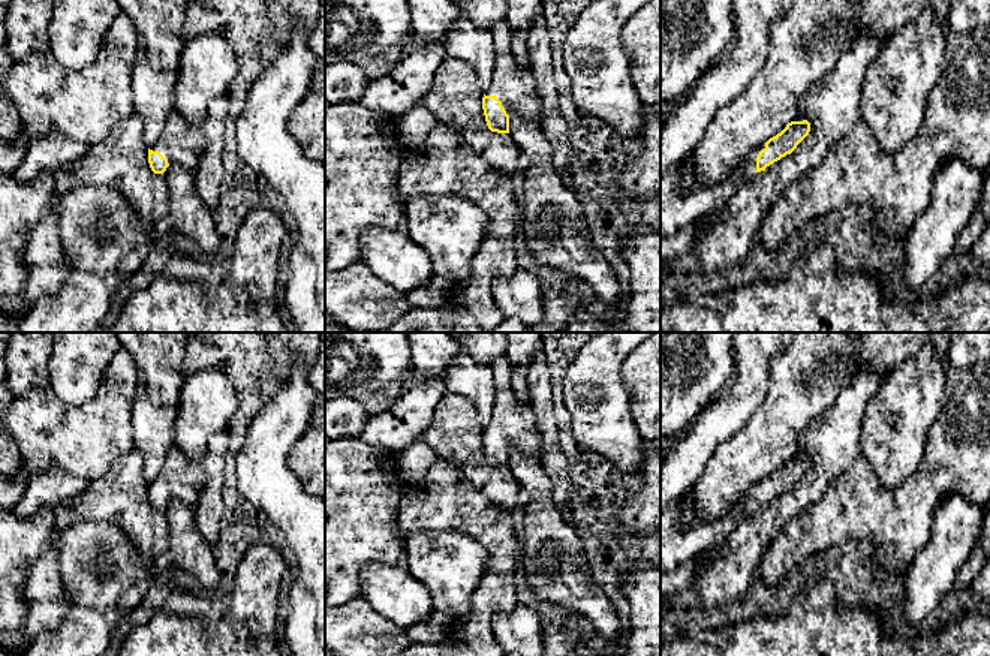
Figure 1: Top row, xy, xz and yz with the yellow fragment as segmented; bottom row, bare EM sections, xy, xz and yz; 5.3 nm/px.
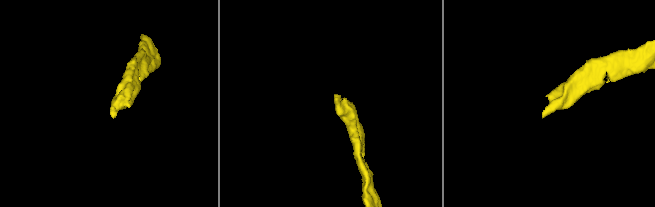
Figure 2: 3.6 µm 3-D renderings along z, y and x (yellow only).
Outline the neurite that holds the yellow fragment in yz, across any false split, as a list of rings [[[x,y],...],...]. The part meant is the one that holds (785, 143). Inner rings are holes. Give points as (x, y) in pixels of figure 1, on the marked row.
[[[807,120],[788,123],[780,133],[740,157],[716,183],[696,181],[689,193],[678,187],[689,157],[674,165],[660,175],[660,240],[722,207],[743,181],[791,154],[809,132]]]

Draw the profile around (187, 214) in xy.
[[[177,163],[168,166],[169,214],[165,226],[172,235],[189,237],[204,253],[211,255],[220,247],[213,211],[199,199],[193,172]]]

